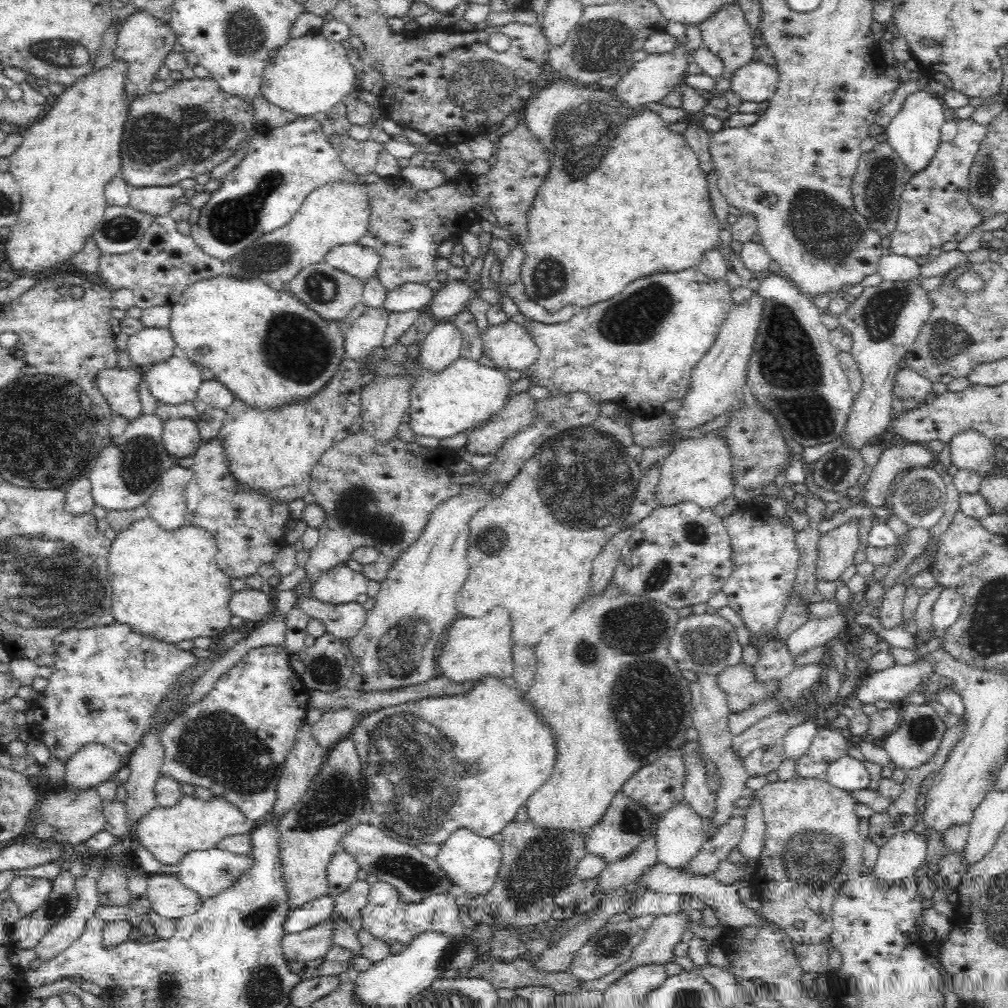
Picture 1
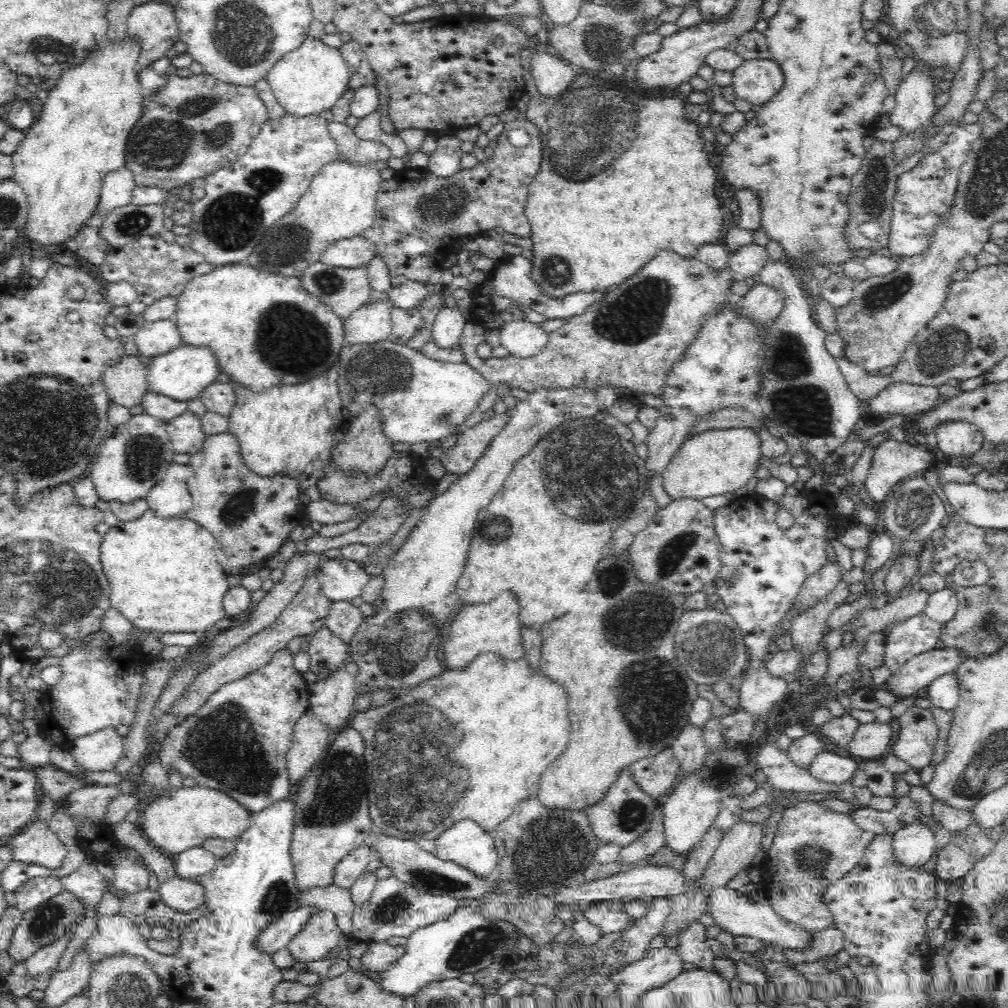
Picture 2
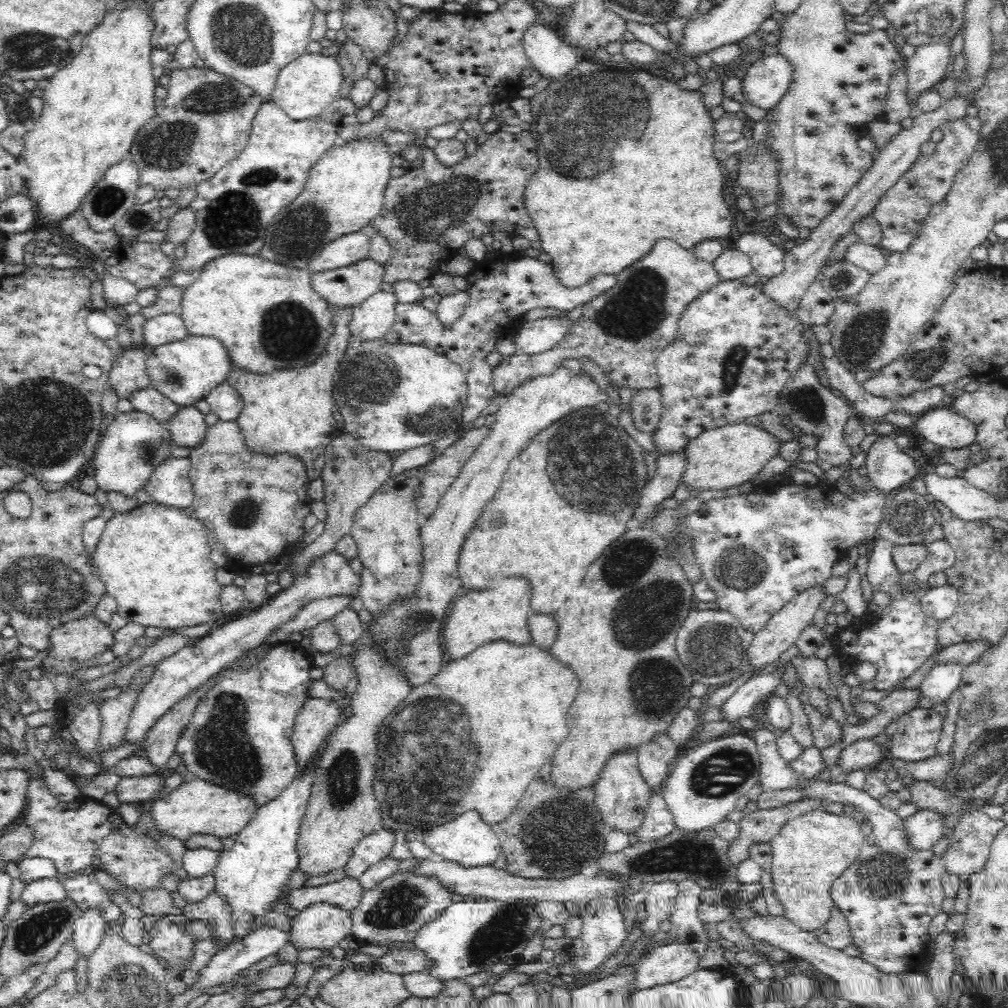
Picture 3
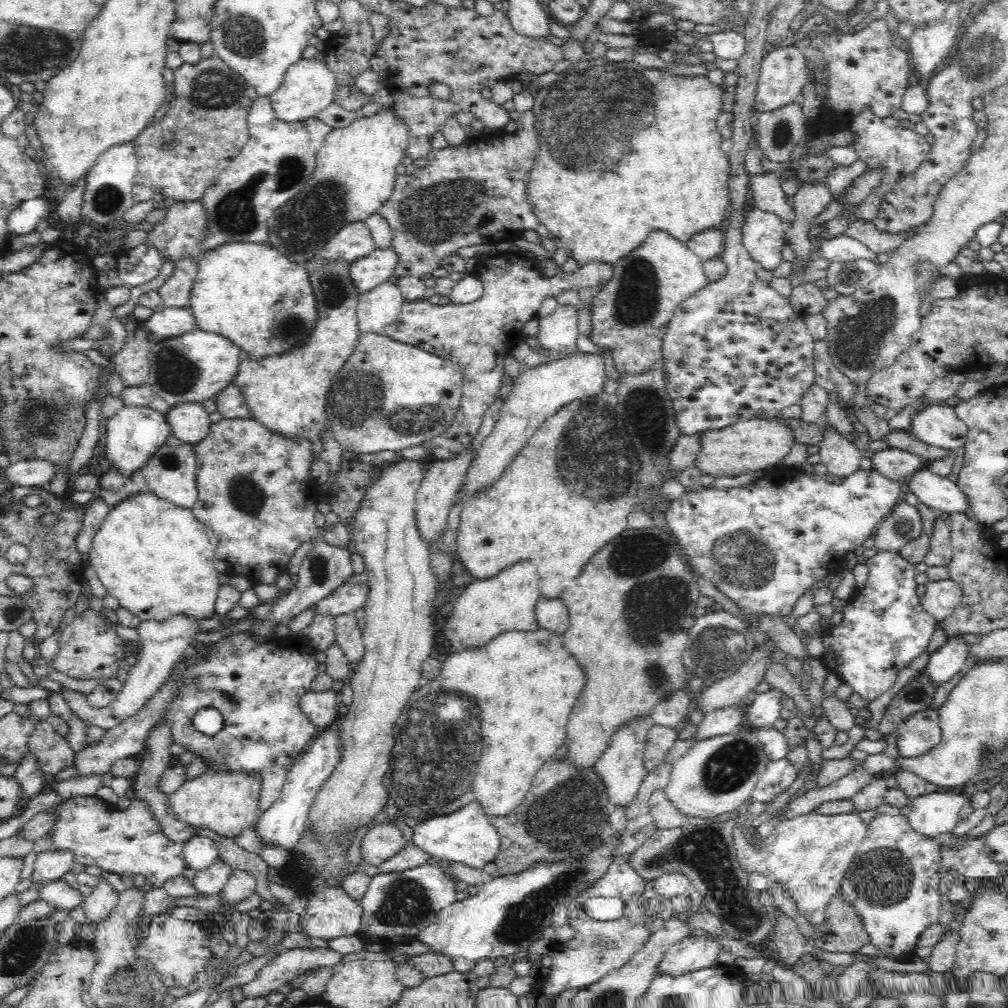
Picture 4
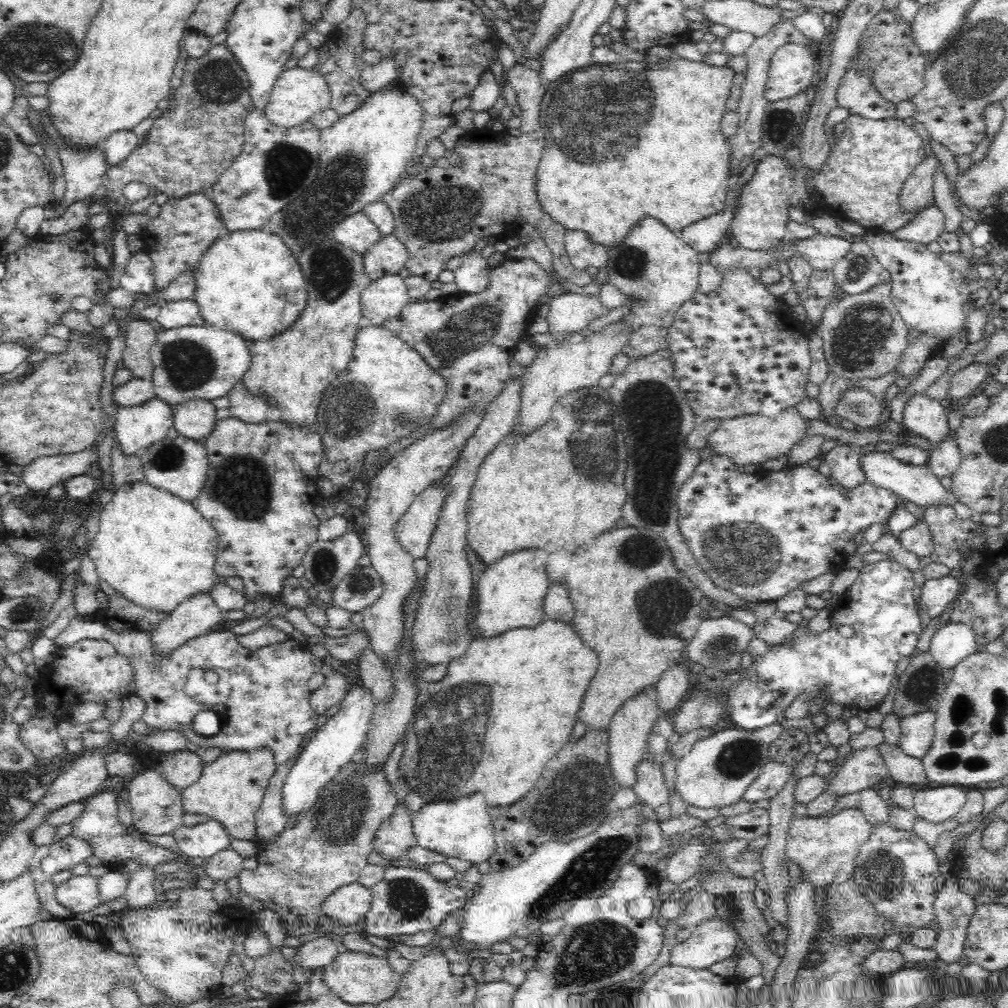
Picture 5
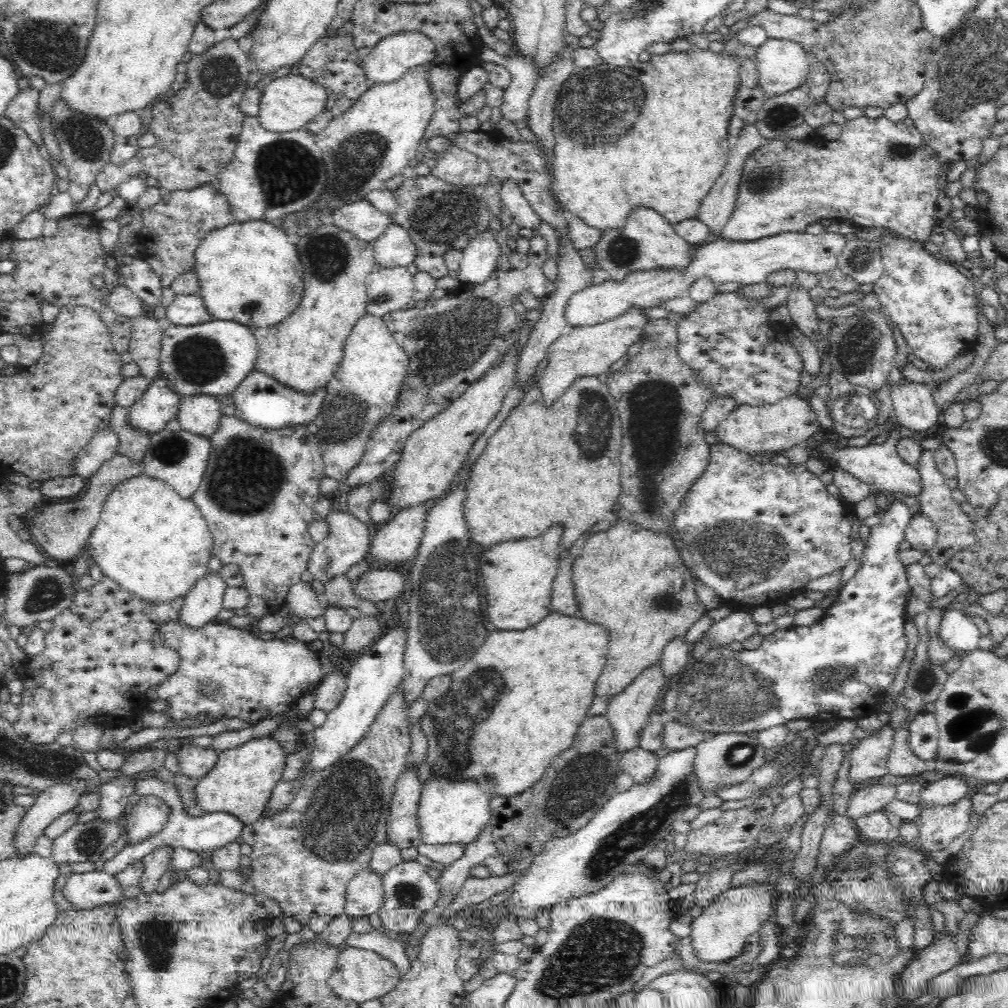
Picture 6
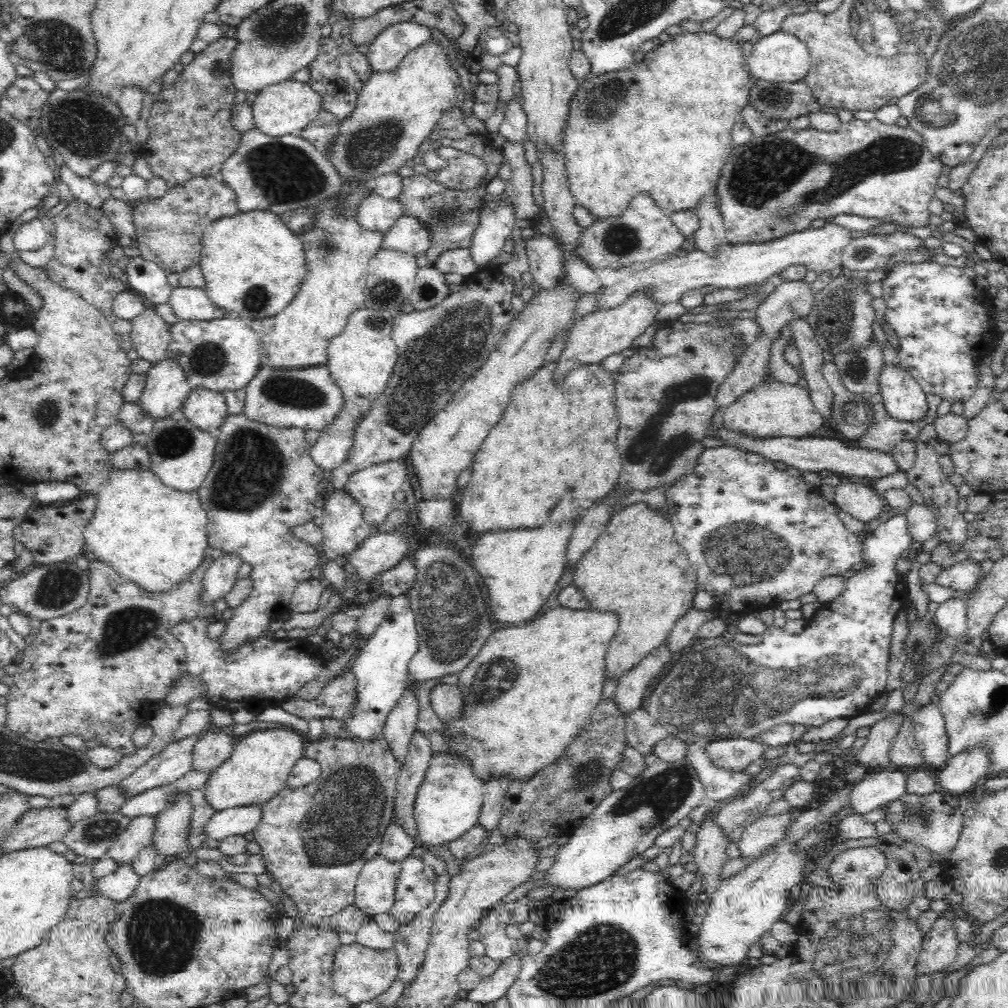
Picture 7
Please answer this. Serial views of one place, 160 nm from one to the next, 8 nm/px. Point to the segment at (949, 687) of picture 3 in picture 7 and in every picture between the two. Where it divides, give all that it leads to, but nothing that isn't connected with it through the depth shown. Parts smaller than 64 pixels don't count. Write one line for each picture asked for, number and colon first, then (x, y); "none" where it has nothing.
4: (950, 658)
5: (952, 642)
6: (957, 630)
7: (951, 614)

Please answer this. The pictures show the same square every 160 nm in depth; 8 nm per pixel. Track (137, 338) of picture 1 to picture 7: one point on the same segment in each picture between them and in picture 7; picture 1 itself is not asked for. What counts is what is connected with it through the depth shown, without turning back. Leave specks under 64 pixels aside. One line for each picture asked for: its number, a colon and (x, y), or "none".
2: (154, 339)
3: (166, 328)
4: (170, 322)
5: (182, 313)
6: (186, 309)
7: (193, 304)

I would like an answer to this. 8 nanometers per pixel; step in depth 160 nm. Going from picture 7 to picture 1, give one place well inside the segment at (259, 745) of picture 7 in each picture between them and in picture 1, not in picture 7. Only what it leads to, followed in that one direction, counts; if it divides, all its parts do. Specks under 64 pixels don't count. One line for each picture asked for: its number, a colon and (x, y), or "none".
1: (193, 823)
2: (184, 817)
3: (198, 807)
4: (226, 802)
5: (230, 790)
6: (242, 781)

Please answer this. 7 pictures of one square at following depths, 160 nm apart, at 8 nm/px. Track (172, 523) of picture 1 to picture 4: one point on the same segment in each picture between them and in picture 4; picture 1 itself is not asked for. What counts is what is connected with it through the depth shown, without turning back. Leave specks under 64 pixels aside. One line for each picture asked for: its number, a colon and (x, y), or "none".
2: (170, 497)
3: (169, 485)
4: (170, 473)

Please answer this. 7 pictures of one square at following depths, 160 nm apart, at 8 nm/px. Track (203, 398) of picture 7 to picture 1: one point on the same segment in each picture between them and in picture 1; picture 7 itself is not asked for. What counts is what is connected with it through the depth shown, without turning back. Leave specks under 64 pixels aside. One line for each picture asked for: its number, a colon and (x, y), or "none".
1: (181, 437)
2: (186, 432)
3: (188, 428)
4: (190, 422)
5: (195, 419)
6: (201, 415)

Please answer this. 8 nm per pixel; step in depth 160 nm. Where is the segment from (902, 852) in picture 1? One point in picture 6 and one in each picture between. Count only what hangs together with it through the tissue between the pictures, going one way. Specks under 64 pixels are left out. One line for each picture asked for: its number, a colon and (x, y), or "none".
2: (913, 845)
3: (924, 828)
4: (931, 814)
5: (936, 804)
6: (949, 788)

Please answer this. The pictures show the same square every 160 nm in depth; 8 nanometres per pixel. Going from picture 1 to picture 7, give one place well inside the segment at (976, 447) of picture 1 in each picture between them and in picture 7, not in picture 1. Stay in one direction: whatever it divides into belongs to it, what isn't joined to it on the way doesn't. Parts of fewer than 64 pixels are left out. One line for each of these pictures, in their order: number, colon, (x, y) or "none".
2: (958, 438)
3: (942, 427)
4: (937, 425)
5: (925, 417)
6: (914, 408)
7: (903, 399)

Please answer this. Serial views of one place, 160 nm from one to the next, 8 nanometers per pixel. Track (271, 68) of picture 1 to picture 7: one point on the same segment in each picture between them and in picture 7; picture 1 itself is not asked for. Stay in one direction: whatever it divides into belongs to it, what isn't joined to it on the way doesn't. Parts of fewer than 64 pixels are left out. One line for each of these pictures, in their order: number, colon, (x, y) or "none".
2: (308, 81)
3: (303, 89)
4: (308, 87)
5: (297, 95)
6: (288, 103)
7: (288, 107)

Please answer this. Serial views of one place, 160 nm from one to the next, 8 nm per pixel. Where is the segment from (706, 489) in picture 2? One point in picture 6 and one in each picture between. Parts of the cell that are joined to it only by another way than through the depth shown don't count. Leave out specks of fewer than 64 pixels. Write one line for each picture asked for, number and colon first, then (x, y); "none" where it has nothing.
3: (729, 456)
4: (758, 444)
5: (747, 439)
6: (791, 421)

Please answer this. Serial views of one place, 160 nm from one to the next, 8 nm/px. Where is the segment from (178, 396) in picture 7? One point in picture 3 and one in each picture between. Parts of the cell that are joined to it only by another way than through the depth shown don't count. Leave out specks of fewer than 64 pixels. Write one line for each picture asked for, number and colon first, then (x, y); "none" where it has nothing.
3: (134, 444)
4: (133, 435)
5: (137, 427)
6: (159, 405)

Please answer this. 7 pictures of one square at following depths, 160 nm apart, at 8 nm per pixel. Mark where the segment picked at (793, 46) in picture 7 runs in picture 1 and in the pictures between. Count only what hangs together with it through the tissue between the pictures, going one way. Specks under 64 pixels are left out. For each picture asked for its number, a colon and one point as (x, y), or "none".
1: (755, 82)
2: (757, 81)
3: (768, 79)
4: (783, 74)
5: (793, 68)
6: (782, 65)

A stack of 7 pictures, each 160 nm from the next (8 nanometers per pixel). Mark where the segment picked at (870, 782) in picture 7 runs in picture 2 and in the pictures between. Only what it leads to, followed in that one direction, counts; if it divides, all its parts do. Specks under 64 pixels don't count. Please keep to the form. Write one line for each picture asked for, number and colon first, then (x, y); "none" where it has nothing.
2: (813, 847)
3: (809, 853)
4: (808, 855)
5: (826, 849)
6: (872, 798)

